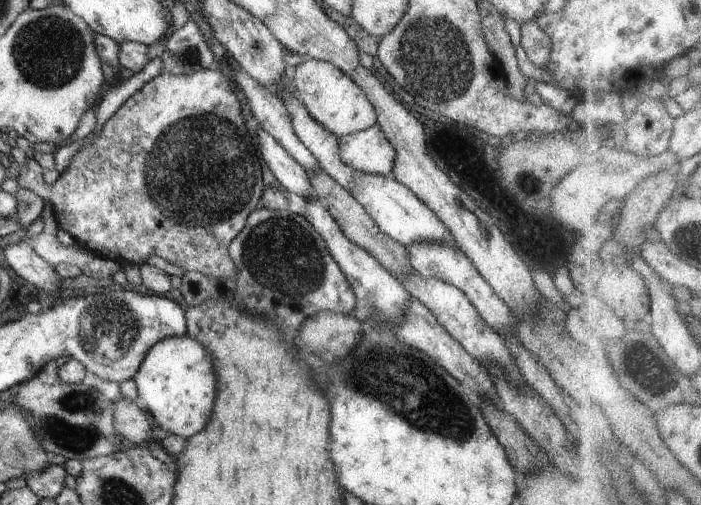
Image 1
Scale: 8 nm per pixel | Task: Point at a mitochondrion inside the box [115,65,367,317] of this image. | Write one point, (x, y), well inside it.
(192, 141)

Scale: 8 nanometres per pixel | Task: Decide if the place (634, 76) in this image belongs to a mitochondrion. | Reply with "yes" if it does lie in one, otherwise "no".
no

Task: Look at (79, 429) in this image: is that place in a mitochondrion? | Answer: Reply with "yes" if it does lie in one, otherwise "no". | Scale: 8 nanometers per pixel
yes

